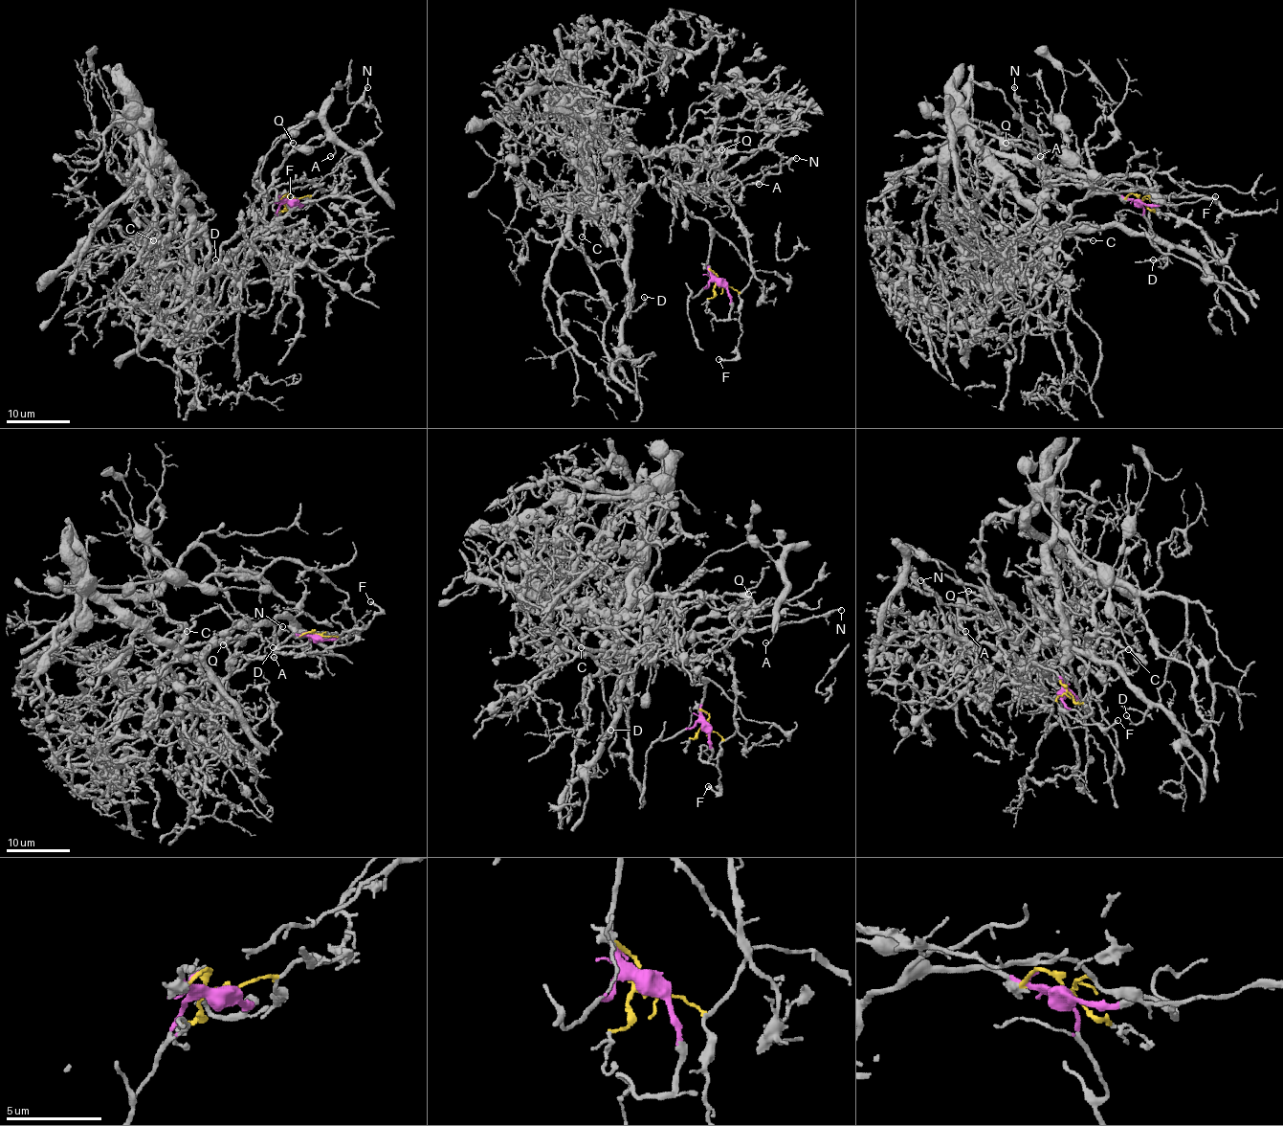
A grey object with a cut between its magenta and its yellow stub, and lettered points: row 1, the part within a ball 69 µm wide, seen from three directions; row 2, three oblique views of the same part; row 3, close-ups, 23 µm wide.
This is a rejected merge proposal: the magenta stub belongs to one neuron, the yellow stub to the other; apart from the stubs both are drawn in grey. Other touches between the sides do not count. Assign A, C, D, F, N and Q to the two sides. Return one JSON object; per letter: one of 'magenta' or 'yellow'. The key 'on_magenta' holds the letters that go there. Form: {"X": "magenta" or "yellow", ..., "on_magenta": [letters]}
{"A": "yellow", "C": "magenta", "D": "magenta", "F": "yellow", "N": "yellow", "Q": "yellow", "on_magenta": ["C", "D"]}

